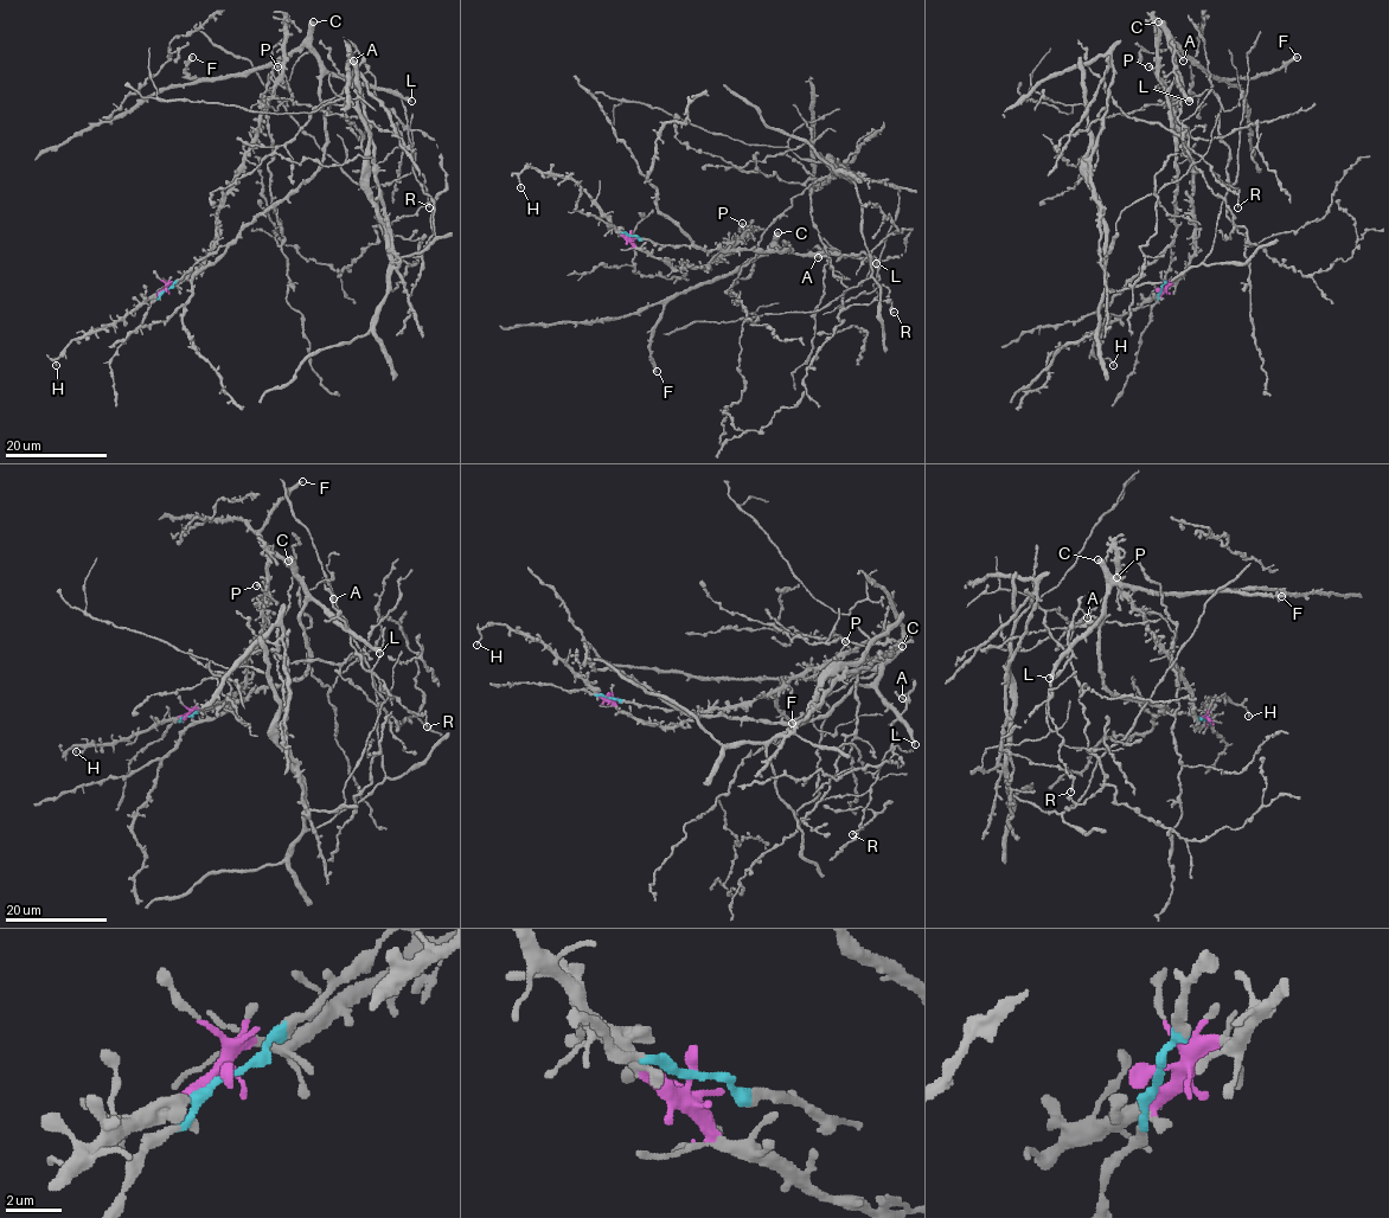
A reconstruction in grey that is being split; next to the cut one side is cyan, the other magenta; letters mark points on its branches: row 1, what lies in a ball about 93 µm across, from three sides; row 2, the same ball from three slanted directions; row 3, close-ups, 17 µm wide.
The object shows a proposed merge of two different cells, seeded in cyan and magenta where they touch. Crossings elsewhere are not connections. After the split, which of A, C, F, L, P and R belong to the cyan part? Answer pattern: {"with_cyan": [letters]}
{"with_cyan": ["A", "C", "F", "L", "R"]}

